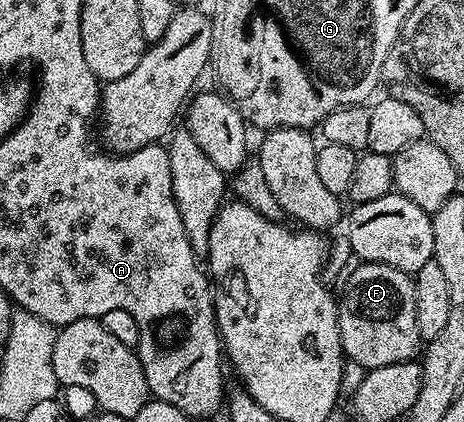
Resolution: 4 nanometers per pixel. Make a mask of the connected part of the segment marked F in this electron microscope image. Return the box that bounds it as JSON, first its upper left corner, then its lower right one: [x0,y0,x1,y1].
[337,262,423,370]

